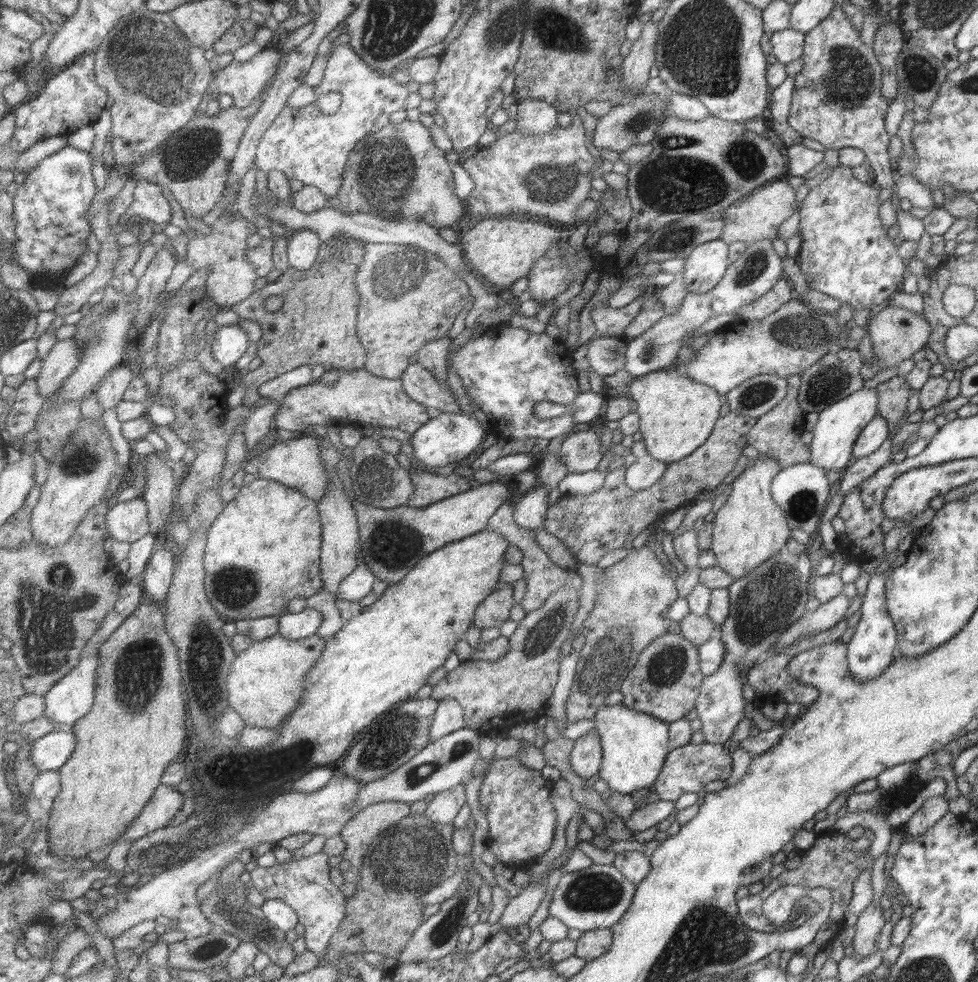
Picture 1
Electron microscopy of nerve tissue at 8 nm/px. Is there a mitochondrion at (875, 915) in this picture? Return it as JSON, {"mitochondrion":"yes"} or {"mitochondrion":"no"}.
{"mitochondrion":"no"}

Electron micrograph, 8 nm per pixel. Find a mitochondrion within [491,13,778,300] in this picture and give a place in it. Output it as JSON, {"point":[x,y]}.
{"point":[678,179]}

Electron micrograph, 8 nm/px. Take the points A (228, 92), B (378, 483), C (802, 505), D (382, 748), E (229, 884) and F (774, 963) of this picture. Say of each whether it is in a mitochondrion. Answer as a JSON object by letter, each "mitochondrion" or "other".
{"A":"other","B":"mitochondrion","C":"mitochondrion","D":"mitochondrion","E":"other","F":"other"}

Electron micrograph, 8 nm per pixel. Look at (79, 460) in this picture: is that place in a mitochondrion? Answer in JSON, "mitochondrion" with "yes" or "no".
{"mitochondrion":"yes"}

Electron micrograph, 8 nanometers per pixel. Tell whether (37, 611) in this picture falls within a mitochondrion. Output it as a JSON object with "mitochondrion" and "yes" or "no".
{"mitochondrion":"yes"}

